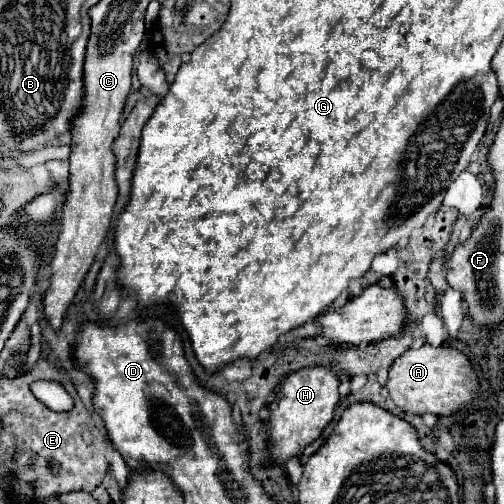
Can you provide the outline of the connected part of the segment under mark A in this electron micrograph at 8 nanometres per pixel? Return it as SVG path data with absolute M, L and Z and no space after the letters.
M423 344L421 348L417 350L407 350L403 352L389 368L389 378L387 378L387 384L385 388L389 390L389 398L403 410L403 412L409 412L409 414L425 414L425 412L431 412L435 416L449 416L453 412L457 412L461 406L467 406L475 396L477 396L477 388L479 388L479 382L475 378L475 370L469 362L469 358L459 352L459 350L453 350L453 348L447 348L447 346L439 346L439 348L433 348L431 344Z

